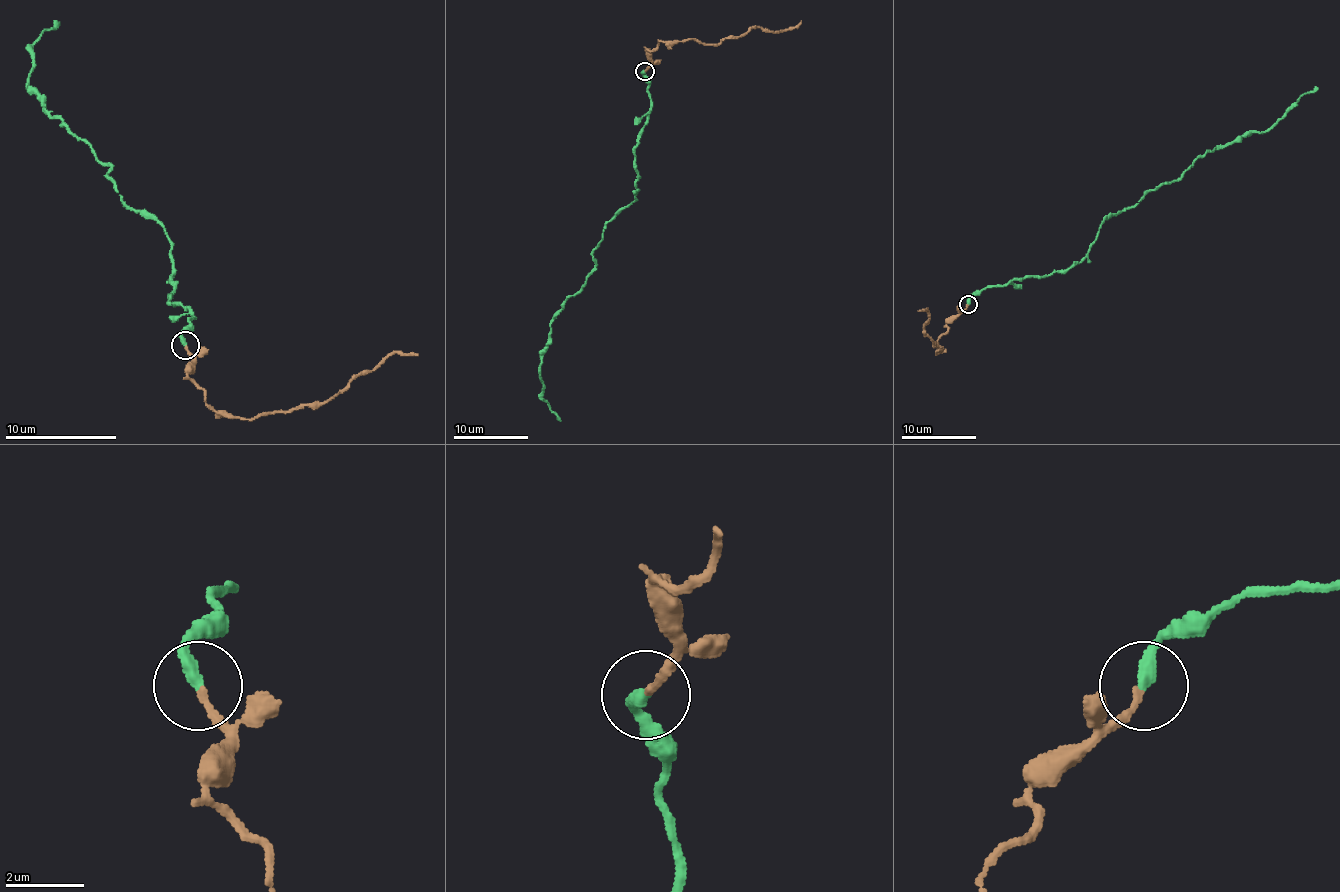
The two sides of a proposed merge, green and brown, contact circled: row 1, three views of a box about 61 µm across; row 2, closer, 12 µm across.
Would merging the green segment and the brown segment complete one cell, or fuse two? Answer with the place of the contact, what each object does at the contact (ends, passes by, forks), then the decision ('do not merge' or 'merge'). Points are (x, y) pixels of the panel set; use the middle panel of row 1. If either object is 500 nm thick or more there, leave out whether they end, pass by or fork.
place (645, 71); green ends; brown ends; merge

